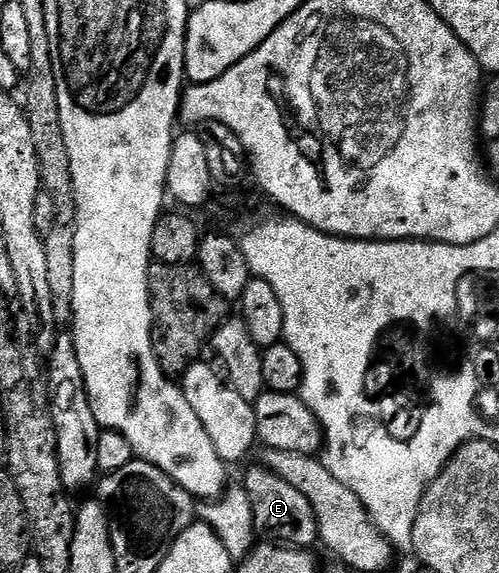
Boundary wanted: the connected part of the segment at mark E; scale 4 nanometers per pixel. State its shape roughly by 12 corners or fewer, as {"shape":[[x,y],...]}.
{"shape":[[270,467],[245,475],[262,536],[309,549],[321,530],[311,501]]}

